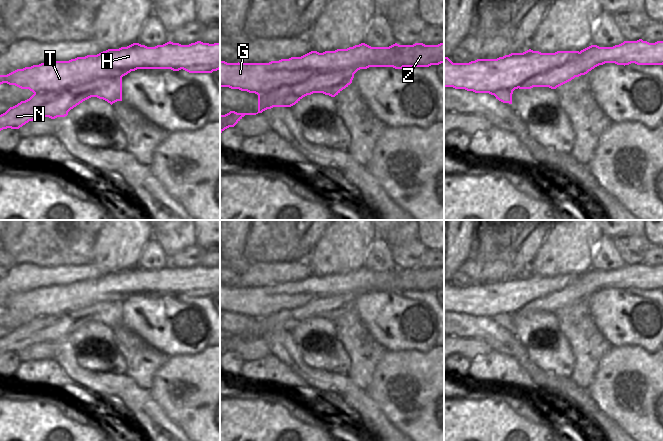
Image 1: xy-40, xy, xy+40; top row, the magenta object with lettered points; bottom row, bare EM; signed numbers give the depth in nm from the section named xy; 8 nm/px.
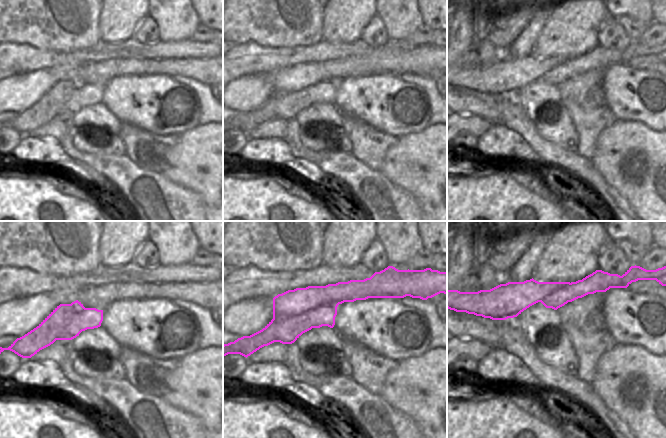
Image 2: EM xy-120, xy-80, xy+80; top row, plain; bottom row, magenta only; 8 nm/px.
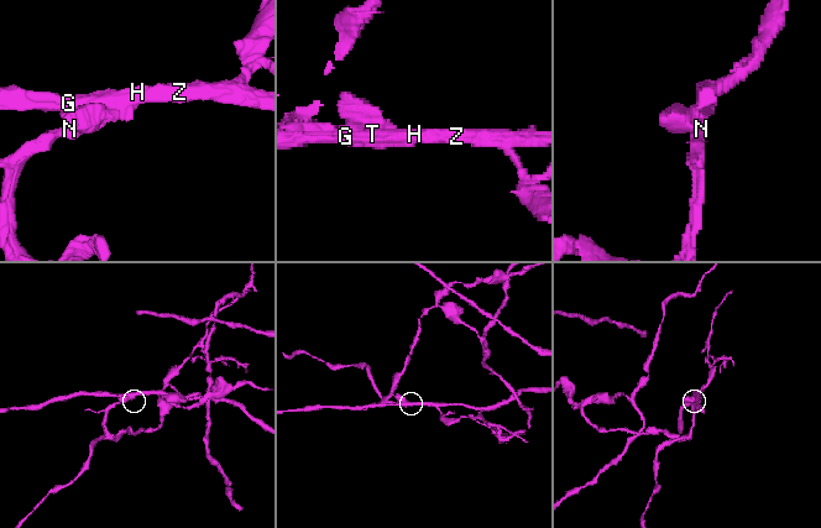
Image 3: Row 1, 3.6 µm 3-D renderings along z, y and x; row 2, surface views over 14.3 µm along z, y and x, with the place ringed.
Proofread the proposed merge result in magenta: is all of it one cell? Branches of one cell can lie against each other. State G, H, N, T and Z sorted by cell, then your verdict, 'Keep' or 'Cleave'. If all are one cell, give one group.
Groups: G H T Z / N. Cleave.

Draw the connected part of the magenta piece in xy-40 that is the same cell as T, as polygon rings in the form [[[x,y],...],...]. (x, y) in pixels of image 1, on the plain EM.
[[[169,265],[147,271],[133,267],[97,279],[17,293],[0,299],[0,309],[7,307],[33,317],[63,315],[103,301],[123,301],[137,293],[183,293],[189,297],[212,297],[220,293],[220,269],[201,265],[181,269]]]

